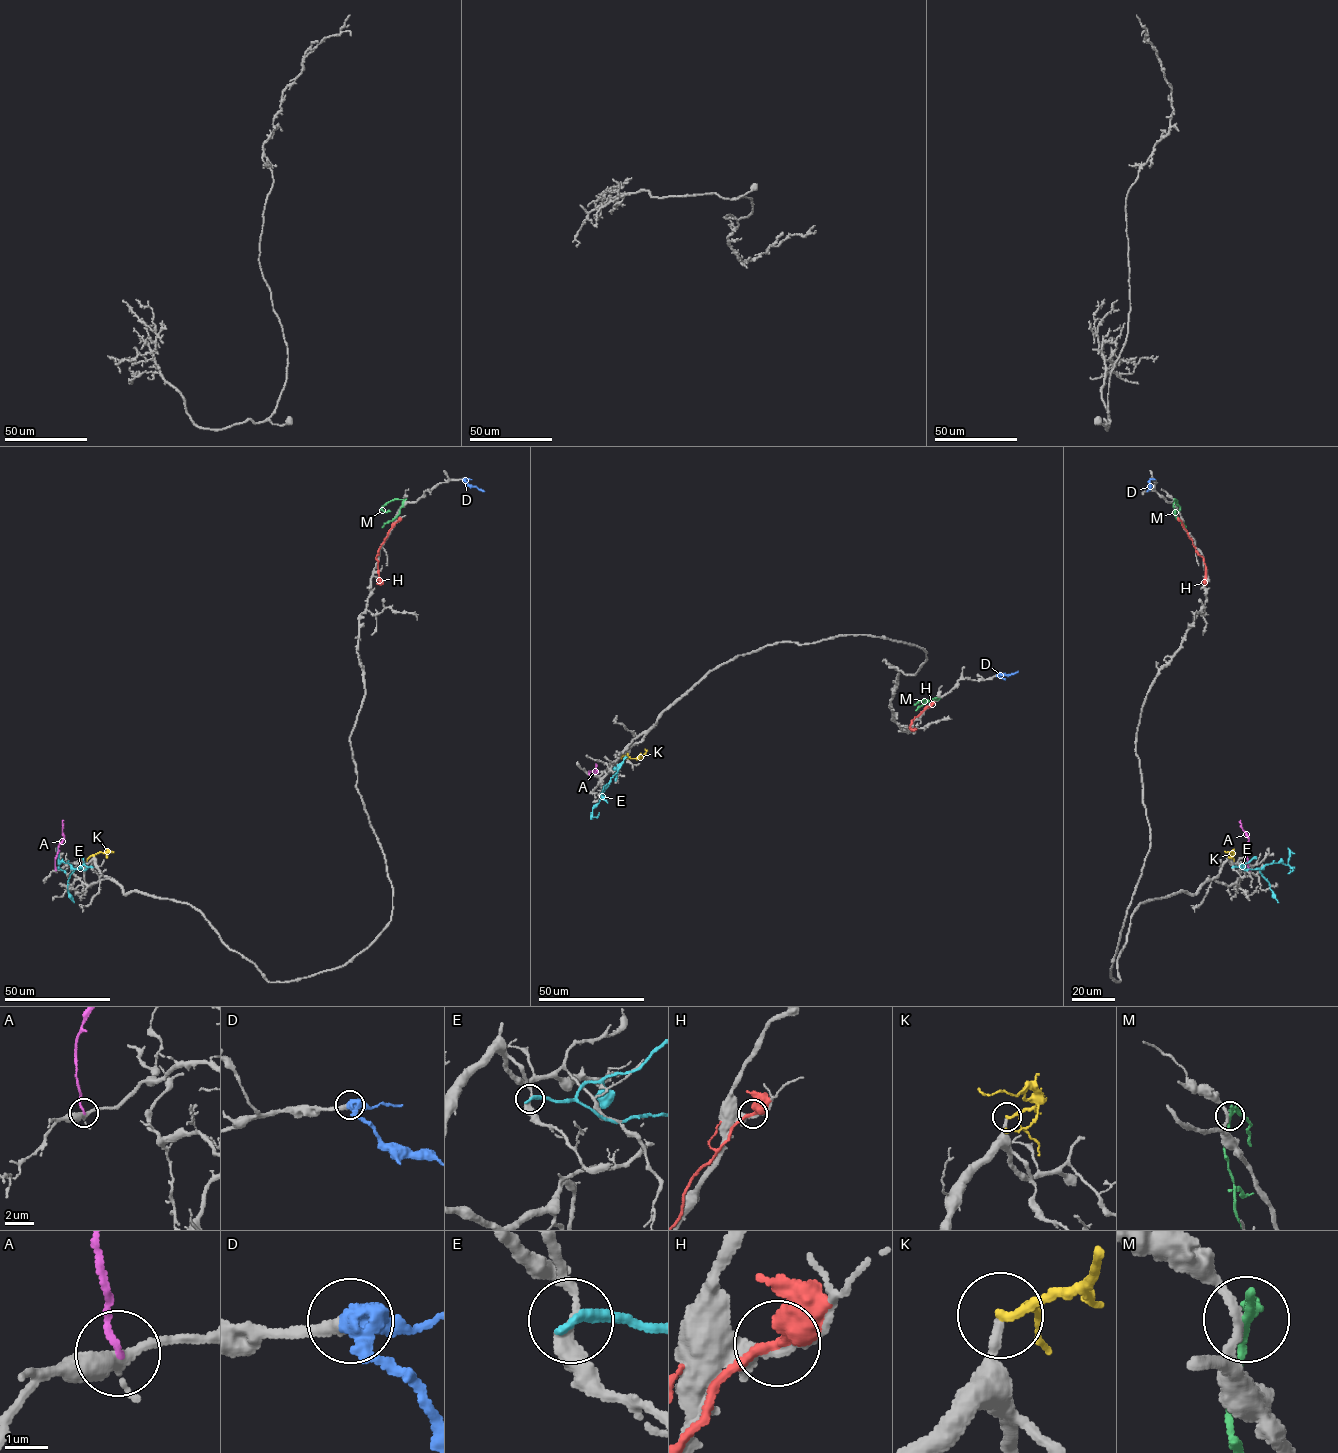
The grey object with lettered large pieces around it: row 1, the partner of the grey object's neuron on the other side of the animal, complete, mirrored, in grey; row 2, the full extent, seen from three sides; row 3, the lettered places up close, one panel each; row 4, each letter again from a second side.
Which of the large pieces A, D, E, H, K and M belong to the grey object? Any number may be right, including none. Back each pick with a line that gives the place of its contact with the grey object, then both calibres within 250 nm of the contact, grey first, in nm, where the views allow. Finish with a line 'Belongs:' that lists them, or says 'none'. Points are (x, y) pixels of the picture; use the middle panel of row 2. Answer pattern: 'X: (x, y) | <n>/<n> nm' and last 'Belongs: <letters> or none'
D: (997, 675) | 320/440 nm
Belongs: D

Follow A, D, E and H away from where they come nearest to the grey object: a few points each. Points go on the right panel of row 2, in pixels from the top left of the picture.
A: (1249, 870), (1248, 836), (1240, 820)
D: (1151, 479), (1147, 491)
E: (1233, 867), (1247, 870), (1280, 861), (1287, 865), (1288, 848)
H: (1180, 521), (1203, 557), (1204, 582)

